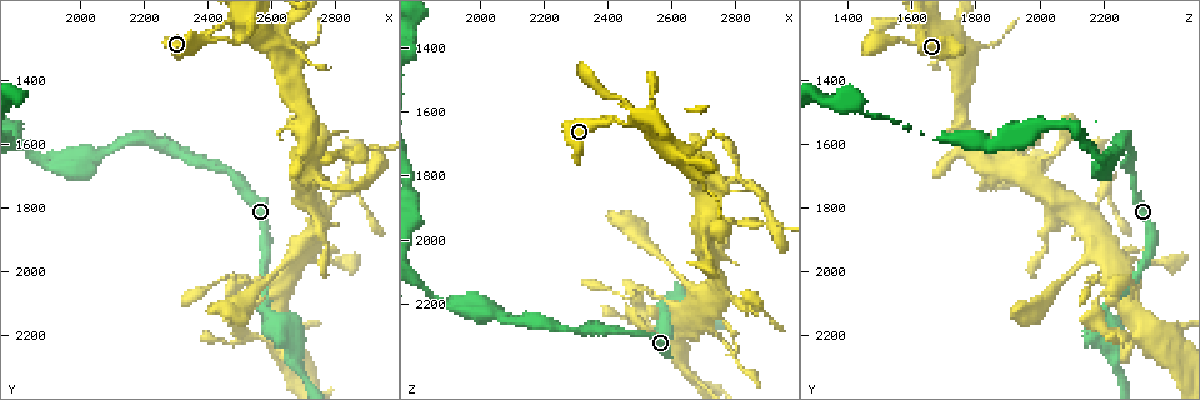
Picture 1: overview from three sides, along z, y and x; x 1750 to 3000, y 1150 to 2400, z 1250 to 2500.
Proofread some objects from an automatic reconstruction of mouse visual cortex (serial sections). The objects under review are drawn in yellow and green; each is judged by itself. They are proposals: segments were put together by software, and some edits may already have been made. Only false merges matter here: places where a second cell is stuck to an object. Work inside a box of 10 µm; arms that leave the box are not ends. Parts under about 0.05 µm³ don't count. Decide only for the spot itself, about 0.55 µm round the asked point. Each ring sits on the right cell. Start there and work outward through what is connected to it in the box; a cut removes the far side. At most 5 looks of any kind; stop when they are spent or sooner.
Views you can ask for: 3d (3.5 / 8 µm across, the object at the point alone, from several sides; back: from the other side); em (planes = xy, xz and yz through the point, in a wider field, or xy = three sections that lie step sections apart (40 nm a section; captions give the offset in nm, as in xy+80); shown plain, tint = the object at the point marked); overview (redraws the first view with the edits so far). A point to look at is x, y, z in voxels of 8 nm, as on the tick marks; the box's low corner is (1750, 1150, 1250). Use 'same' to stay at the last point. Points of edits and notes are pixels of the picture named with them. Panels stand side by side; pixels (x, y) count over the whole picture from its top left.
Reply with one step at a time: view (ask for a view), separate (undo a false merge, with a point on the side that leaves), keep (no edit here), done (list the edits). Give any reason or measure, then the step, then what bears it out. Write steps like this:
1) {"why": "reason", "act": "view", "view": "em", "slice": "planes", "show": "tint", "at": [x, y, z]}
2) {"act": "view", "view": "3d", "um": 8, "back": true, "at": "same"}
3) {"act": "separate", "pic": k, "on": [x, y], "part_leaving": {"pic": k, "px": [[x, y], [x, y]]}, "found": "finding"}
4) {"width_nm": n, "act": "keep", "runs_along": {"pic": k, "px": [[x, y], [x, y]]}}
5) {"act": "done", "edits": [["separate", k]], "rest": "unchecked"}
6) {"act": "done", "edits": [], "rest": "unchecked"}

{"why": "sharp bend", "act": "view", "view": "3d", "um": 3.5, "at": [2730, 1590, 2080]}

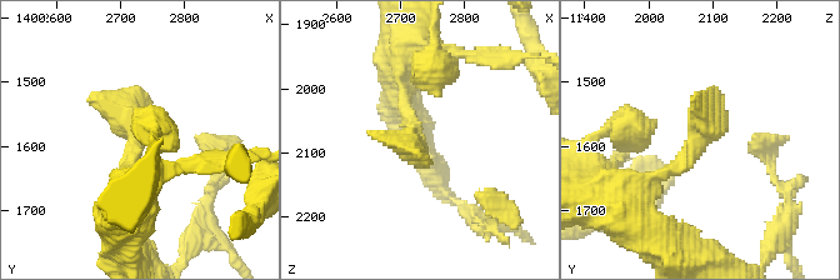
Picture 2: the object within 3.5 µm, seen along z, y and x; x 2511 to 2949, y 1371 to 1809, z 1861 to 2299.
{"why": "shape alone is not enough", "act": "view", "view": "em", "slice": "planes", "show": "tint", "at": [2730, 1595, 2070]}

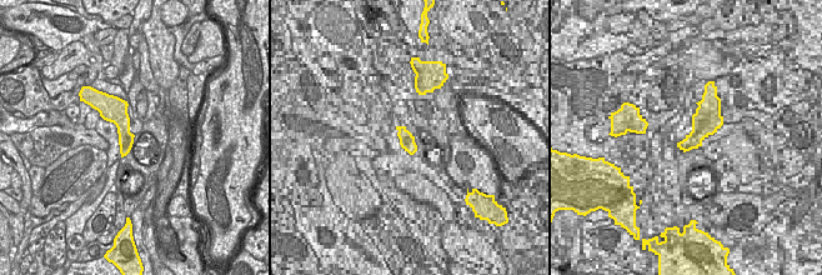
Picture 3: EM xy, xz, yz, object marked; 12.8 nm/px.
{"width_nm": 220, "act": "keep", "runs_along": {"pic": 2, "px": [[628, 216], [708, 129], [691, 98]]}, "found": "continuous, no second cell"}

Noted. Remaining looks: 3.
{"why": "thick turns thin", "act": "view", "view": "3d", "um": 3.5, "back": true, "at": [2800, 1630, 1810]}

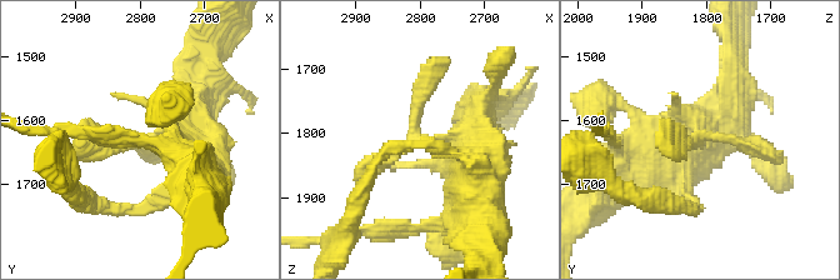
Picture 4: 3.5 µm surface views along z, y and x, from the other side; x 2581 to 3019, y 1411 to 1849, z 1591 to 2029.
{"why": "now the EM", "act": "view", "view": "em", "slice": "xy", "step": 2, "show": "tint", "at": [2795, 1625, 1810]}

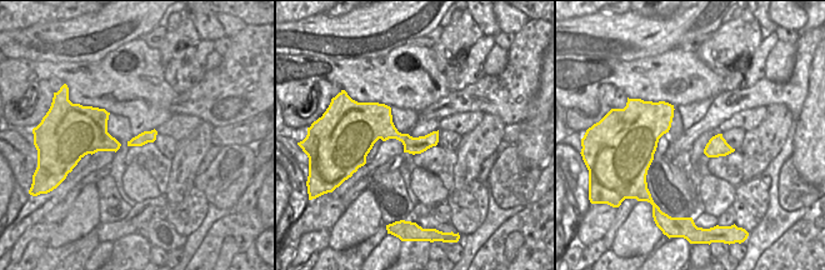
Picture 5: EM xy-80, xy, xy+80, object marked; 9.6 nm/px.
{"act": "view", "view": "em", "slice": "xy", "step": 3, "show": "tint", "at": "same"}

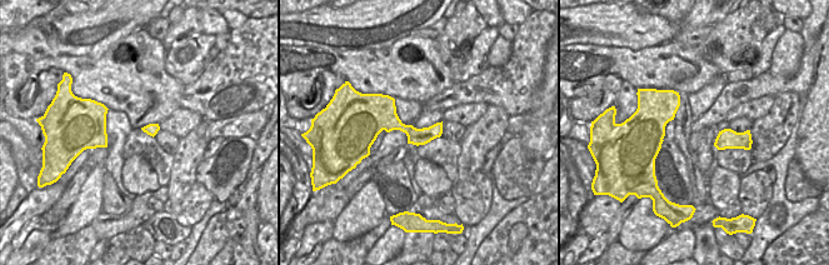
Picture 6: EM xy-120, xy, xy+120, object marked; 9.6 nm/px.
{"act": "keep", "runs_along": {"pic": 4, "px": [[479, 113], [360, 180]]}, "found": "continuous, no second cell"}

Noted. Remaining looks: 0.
{"act": "done", "edits": [], "rest": "unchecked"}

